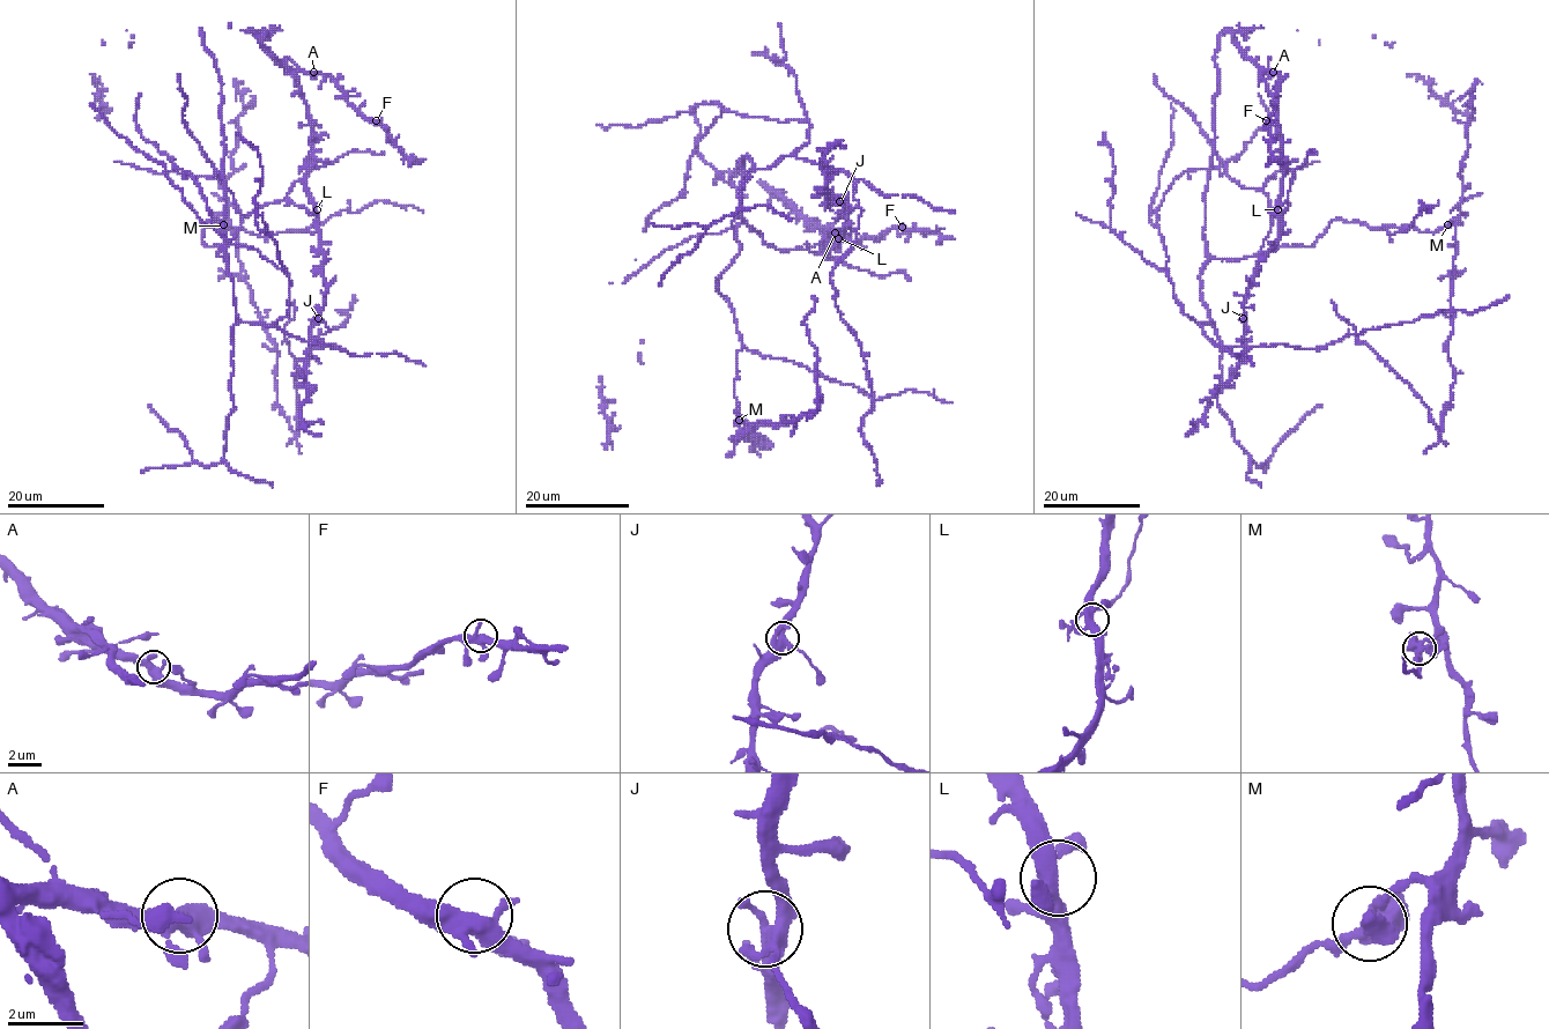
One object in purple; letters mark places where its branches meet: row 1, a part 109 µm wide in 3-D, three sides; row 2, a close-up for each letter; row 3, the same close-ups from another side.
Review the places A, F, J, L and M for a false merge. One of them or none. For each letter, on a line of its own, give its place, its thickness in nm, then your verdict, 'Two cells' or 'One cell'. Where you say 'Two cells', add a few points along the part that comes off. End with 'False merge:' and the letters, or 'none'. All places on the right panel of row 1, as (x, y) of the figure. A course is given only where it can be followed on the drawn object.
A: Place: (1273, 72). Thickness 400 nm. One cell
F: Place: (1266, 120). Thickness 420 nm. One cell
J: Place: (1243, 318). Thickness 420 nm. One cell
L: Place: (1277, 209). Thickness 400 nm. One cell
M: Place: (1447, 224). Thickness 440 nm. Two cells. Course of the part to remove: (1447, 226), (1455, 222), (1446, 347), (1454, 383), (1440, 435), (1429, 407), (1331, 301)
False merge: M

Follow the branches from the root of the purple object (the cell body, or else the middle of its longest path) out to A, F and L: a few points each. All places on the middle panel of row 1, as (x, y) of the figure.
A: (749, 156), (740, 217), (765, 245), (810, 249), (835, 231), (829, 246), (835, 241), (815, 222), (835, 232)
F: (749, 156), (740, 217), (765, 245), (810, 249), (835, 231), (829, 246), (815, 222), (849, 241), (902, 227)
L: (749, 156), (742, 157), (740, 217), (765, 245), (797, 250), (813, 248), (829, 231), (838, 238)

